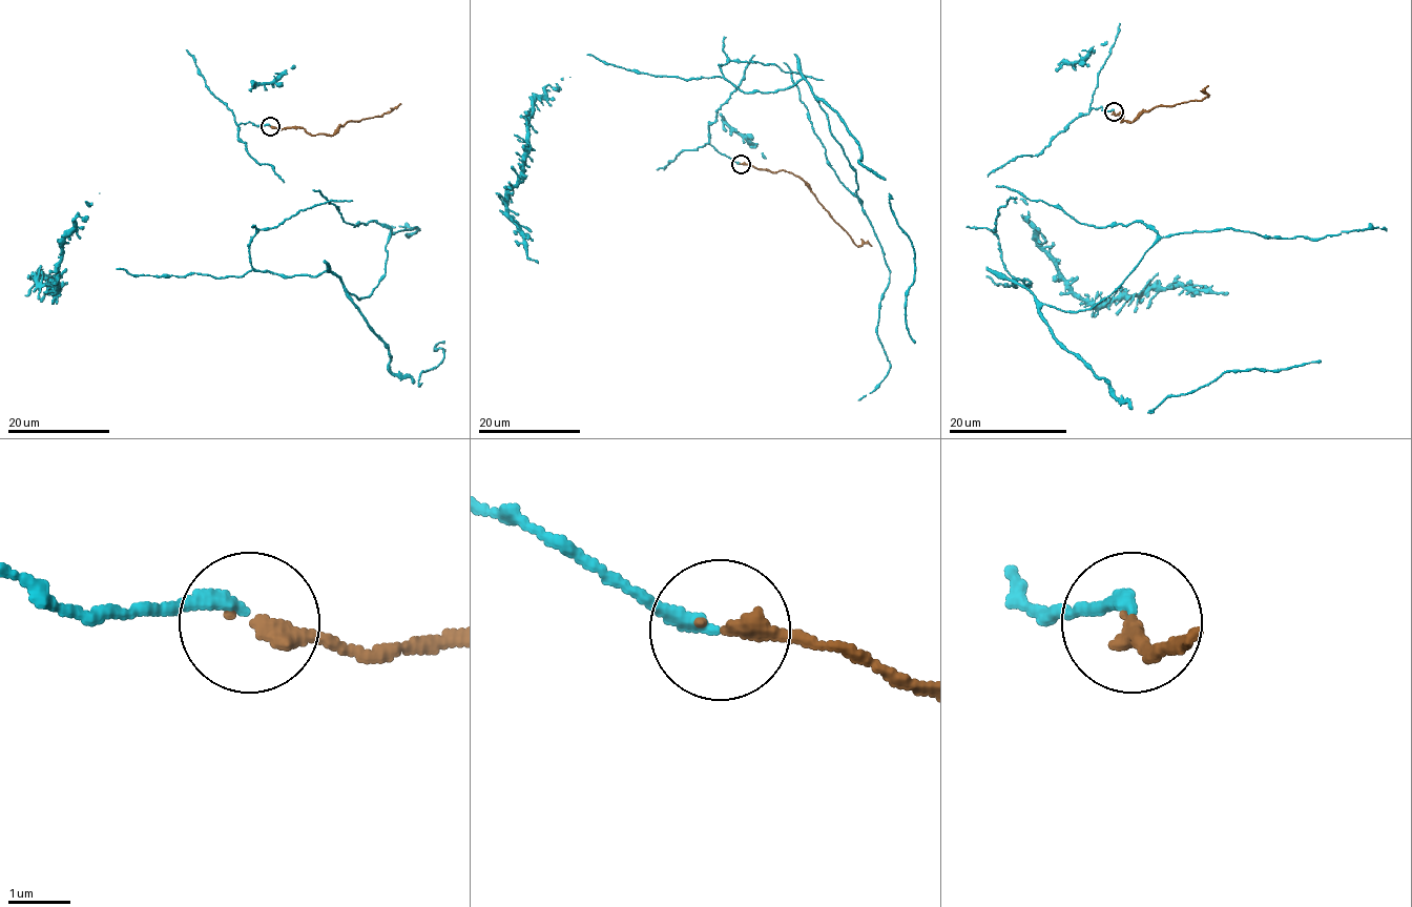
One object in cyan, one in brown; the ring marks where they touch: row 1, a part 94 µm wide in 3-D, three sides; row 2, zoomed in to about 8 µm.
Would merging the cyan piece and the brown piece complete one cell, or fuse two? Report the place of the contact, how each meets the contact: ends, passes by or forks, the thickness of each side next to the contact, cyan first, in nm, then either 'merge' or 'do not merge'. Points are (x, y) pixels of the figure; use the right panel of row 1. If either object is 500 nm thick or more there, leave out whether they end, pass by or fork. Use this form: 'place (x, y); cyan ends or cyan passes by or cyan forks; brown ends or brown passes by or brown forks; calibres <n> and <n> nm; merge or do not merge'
place (1114, 111); cyan ends; brown ends; calibres 200 and 280 nm; merge

